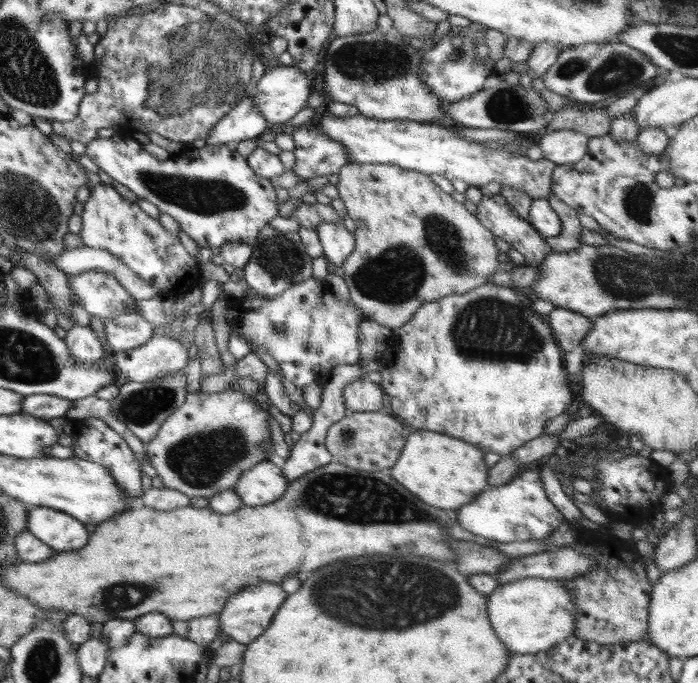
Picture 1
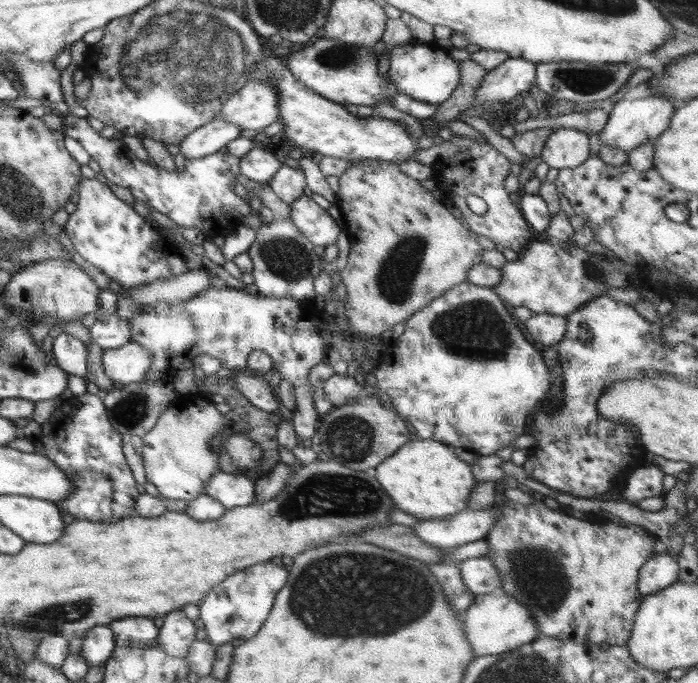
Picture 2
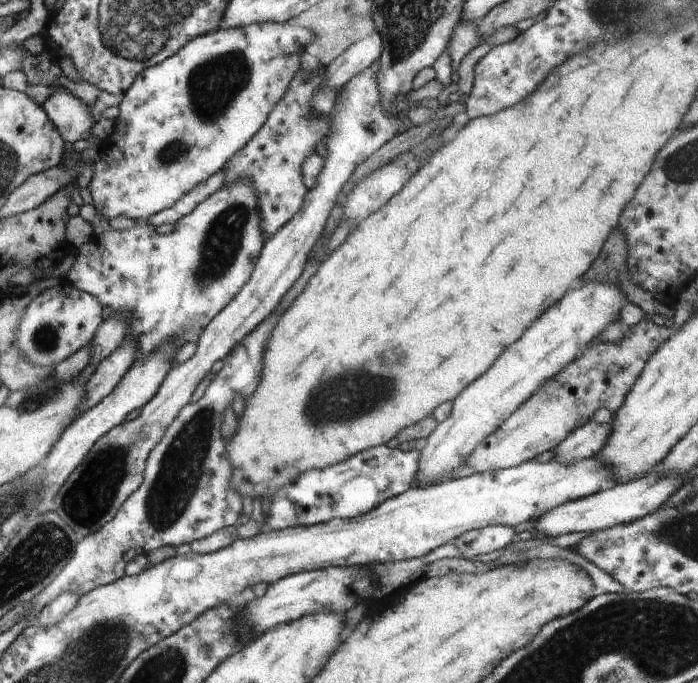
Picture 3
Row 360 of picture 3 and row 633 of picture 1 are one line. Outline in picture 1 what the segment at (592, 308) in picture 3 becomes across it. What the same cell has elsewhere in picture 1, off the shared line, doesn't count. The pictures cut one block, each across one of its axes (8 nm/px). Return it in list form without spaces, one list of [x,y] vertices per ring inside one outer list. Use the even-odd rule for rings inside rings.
[[[523,578],[496,587],[488,598],[488,621],[512,654],[530,655],[574,636],[576,601],[562,579]]]

